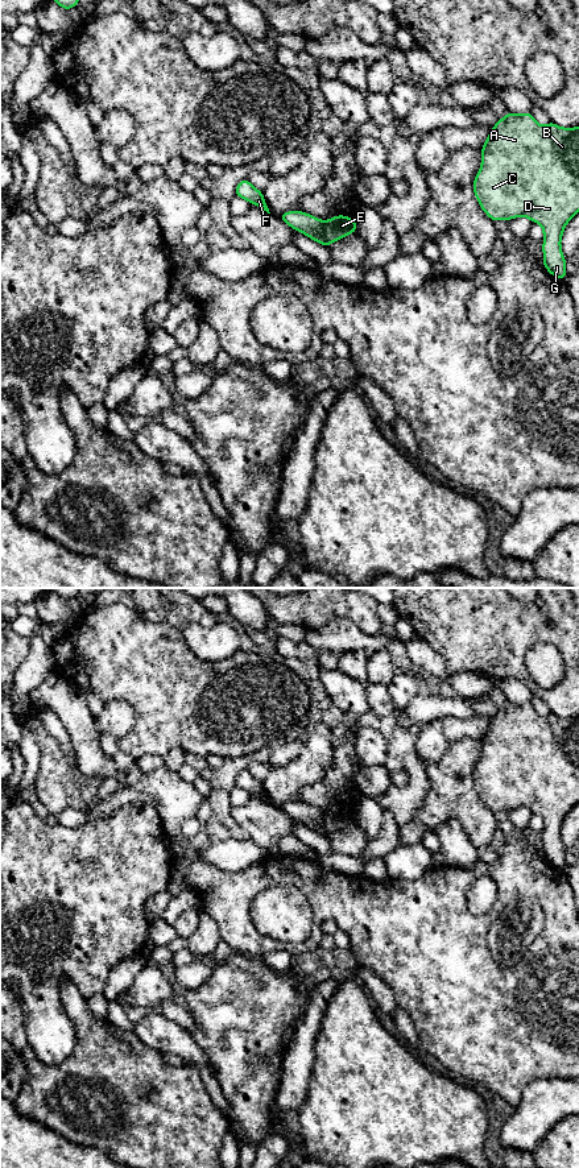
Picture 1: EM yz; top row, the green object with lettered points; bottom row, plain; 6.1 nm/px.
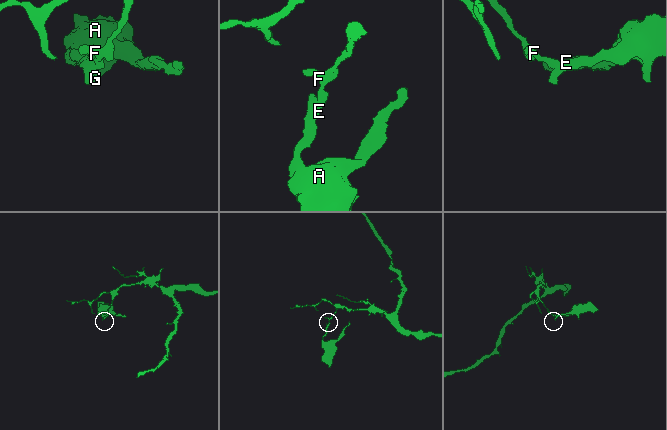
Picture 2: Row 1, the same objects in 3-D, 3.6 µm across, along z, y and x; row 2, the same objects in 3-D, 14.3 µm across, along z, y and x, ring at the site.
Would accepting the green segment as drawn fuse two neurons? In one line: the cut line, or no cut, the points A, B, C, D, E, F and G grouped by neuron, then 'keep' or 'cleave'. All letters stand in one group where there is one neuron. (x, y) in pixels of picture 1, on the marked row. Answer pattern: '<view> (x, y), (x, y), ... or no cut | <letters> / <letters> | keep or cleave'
yz (325, 222), (322, 235), (317, 240) | A B C D E G / F | cleave

